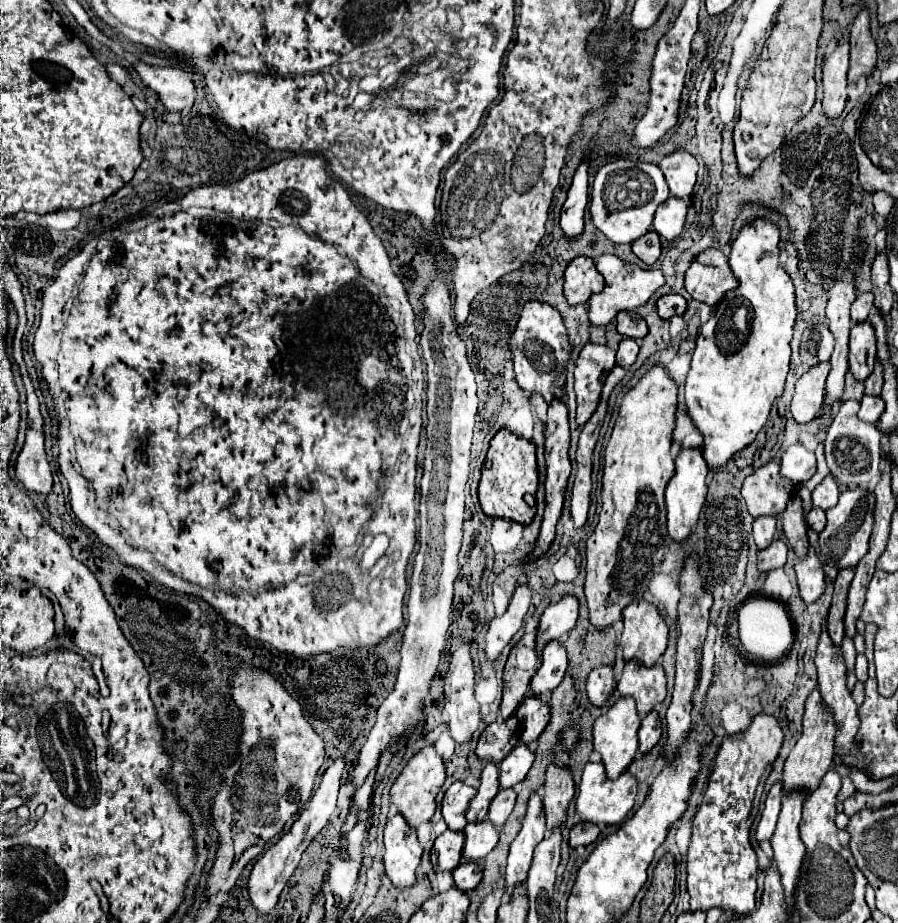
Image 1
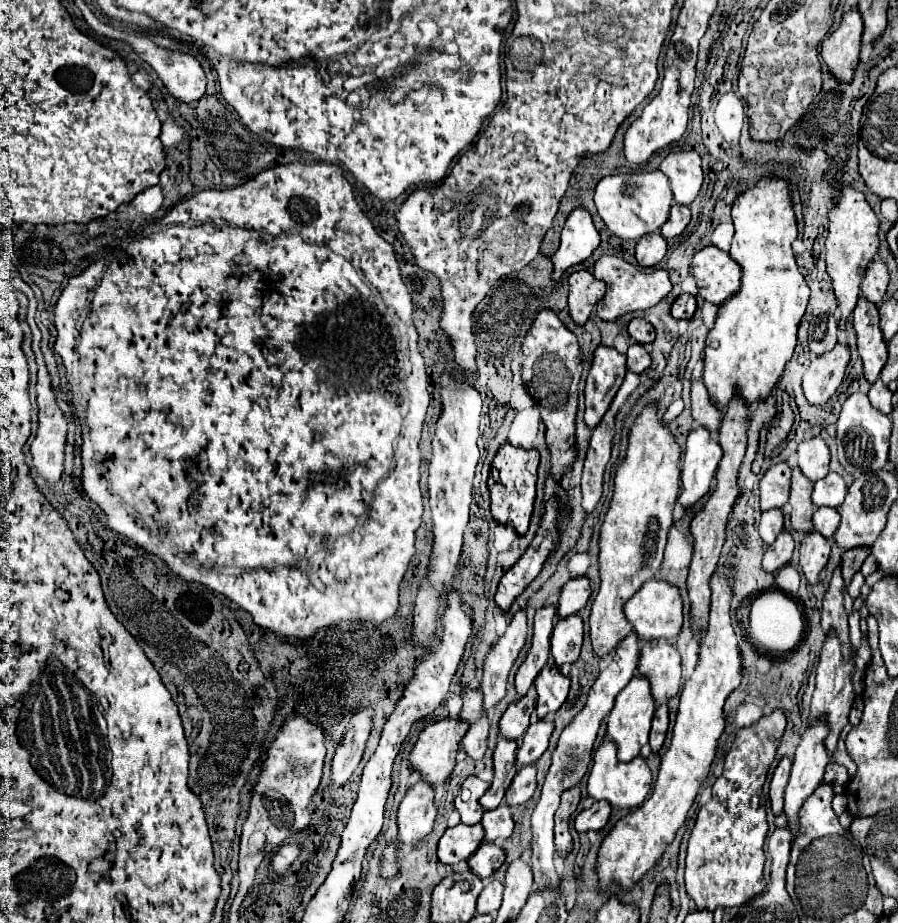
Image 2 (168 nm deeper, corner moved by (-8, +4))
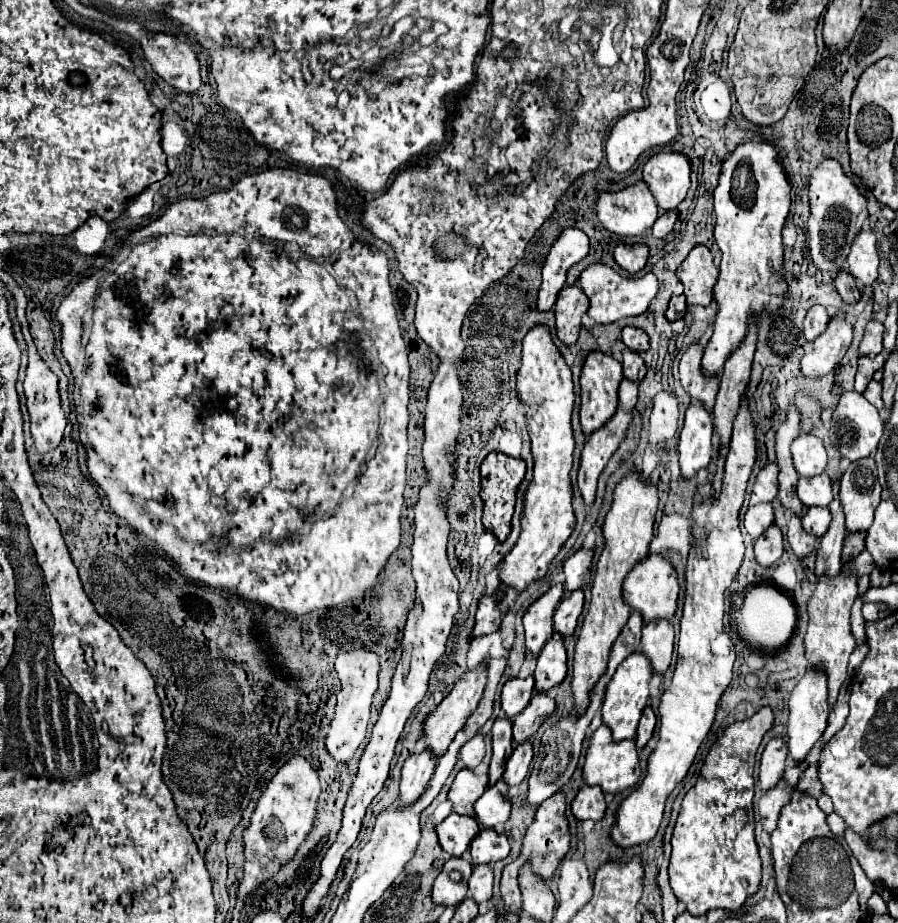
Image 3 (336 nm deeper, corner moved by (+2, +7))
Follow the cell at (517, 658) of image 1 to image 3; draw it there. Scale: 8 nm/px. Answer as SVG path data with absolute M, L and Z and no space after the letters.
M556 584L534 604L530 604L526 614L522 616L526 630L526 652L528 652L526 660L534 658L534 654L544 648L548 636L552 636L552 614L560 604L562 596L564 596L564 586Z

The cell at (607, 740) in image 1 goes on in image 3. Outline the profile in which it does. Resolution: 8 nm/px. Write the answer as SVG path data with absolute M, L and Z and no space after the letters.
M634 652L630 654L614 672L608 688L606 688L606 696L604 696L604 704L602 704L602 720L604 724L612 730L612 738L616 742L626 740L626 738L636 738L636 728L638 728L638 720L642 716L642 710L648 704L648 684L652 678L652 668L650 662L644 654Z

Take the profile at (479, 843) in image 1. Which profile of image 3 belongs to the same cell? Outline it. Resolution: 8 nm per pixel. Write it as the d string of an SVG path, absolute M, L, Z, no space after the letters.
M498 780L478 798L478 802L474 804L474 812L476 812L474 818L482 828L498 828L508 820L510 796L504 780Z

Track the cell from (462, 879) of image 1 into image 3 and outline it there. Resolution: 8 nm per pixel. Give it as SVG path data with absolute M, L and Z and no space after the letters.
M480 830L476 838L470 844L470 856L472 864L494 864L498 860L504 860L510 852L510 842L504 834L496 834L494 830Z

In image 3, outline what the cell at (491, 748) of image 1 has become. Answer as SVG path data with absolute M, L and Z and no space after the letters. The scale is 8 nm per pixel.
M532 676L508 680L502 688L502 698L500 698L502 712L510 720L514 720L526 708L526 704L530 702L532 692L534 692L534 678Z

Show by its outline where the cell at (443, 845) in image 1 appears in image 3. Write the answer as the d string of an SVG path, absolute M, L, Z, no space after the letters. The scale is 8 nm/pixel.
M450 814L444 822L436 826L442 850L452 856L462 856L478 832L480 832L478 822L470 816L460 816L460 814Z

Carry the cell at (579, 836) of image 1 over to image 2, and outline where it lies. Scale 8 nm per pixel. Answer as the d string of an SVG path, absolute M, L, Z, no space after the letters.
M594 801L590 809L584 809L584 811L578 813L578 817L576 817L576 831L578 833L586 833L590 829L600 831L608 823L610 809L612 807L608 805L608 801Z

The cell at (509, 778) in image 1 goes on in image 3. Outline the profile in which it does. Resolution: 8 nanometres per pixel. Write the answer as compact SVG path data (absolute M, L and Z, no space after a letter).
M536 694L530 704L526 706L526 710L522 714L518 714L518 718L514 718L514 742L528 742L538 728L542 726L542 722L556 710L556 702L548 696L548 694Z

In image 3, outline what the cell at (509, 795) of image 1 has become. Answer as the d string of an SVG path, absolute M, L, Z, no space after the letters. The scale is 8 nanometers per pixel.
M528 742L516 746L514 752L512 752L512 756L506 762L506 772L502 776L504 782L508 786L518 786L526 778L530 762L532 762L532 746Z

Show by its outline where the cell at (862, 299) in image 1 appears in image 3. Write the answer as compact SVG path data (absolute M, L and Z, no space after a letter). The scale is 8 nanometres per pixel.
M862 230L858 238L852 242L852 250L848 254L848 272L858 280L860 286L872 286L878 276L878 252L876 252L876 236L872 230Z

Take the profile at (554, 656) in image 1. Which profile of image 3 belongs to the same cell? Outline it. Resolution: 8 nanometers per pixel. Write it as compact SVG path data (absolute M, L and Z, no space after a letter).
M576 590L568 598L564 598L554 612L554 632L562 634L562 638L568 638L578 624L582 606L584 606L584 592L582 590Z

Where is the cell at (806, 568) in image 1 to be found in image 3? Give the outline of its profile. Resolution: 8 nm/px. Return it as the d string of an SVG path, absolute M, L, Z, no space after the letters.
M792 516L788 522L788 544L794 550L796 558L806 558L808 554L812 554L816 550L816 536L808 534L802 530L800 526L800 516Z

